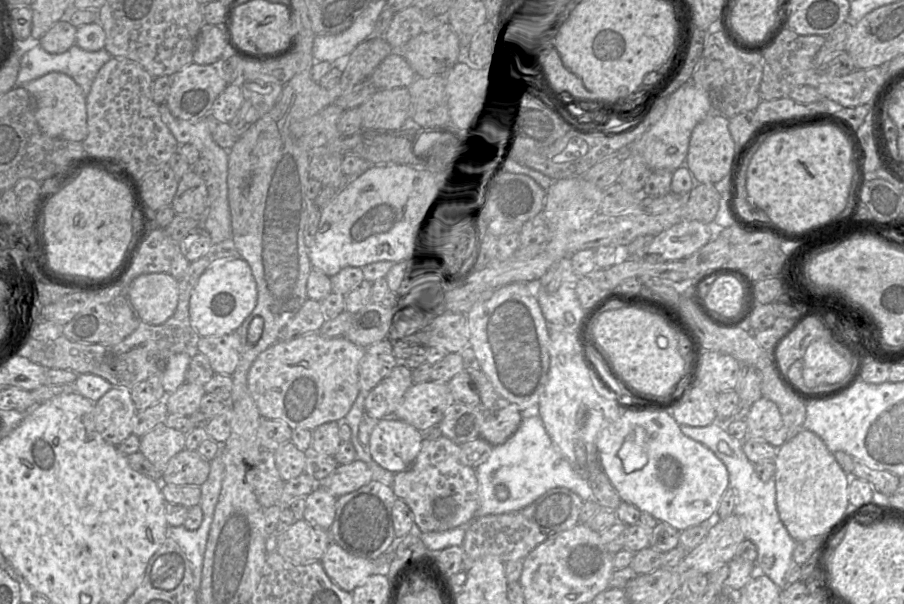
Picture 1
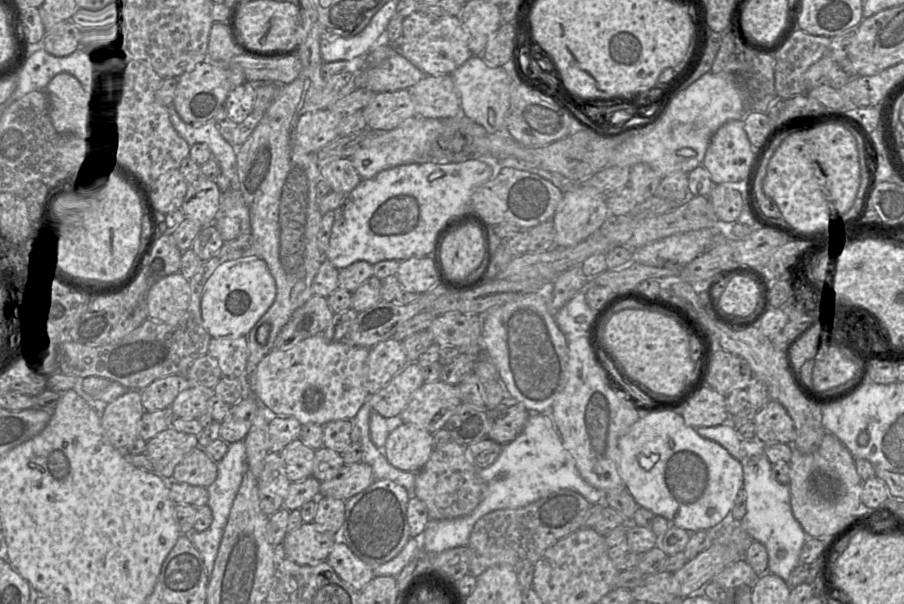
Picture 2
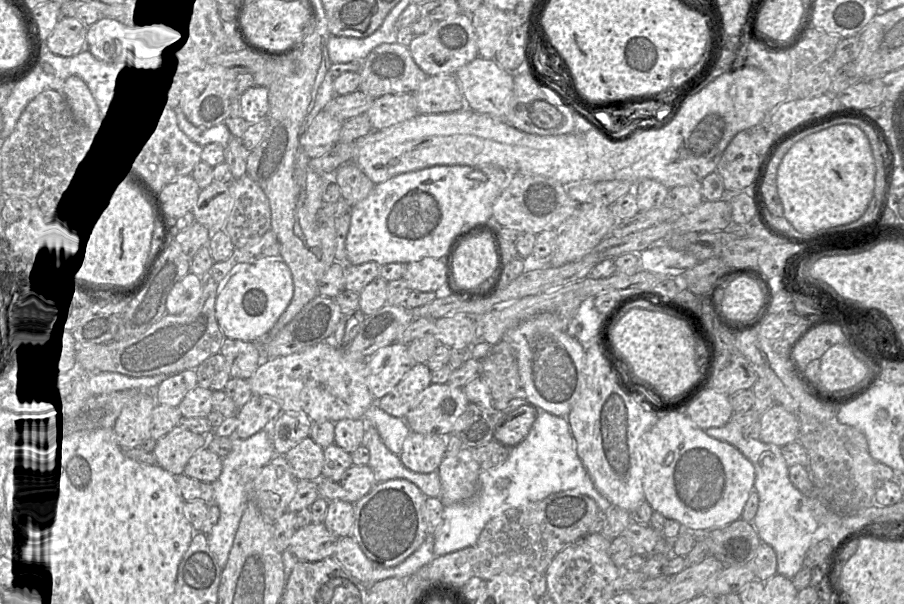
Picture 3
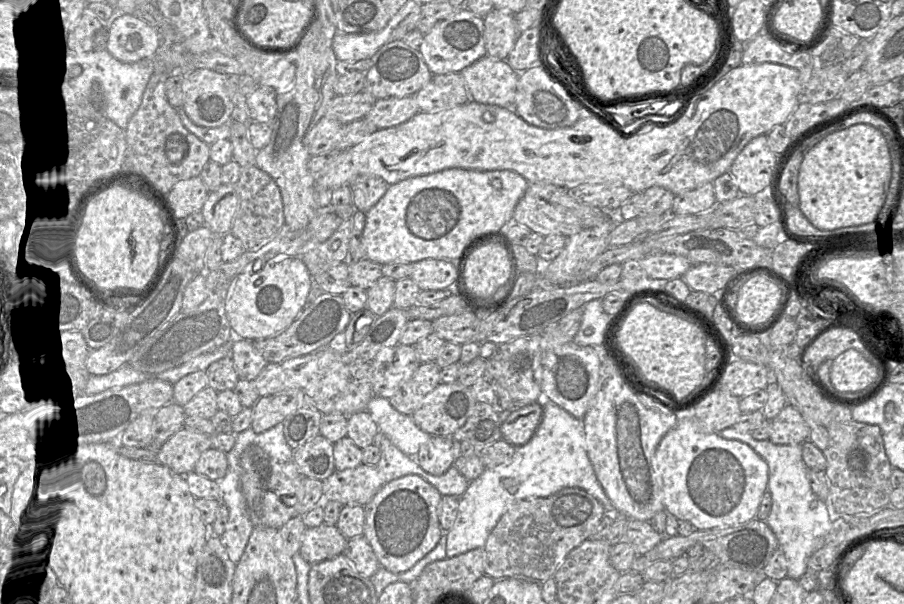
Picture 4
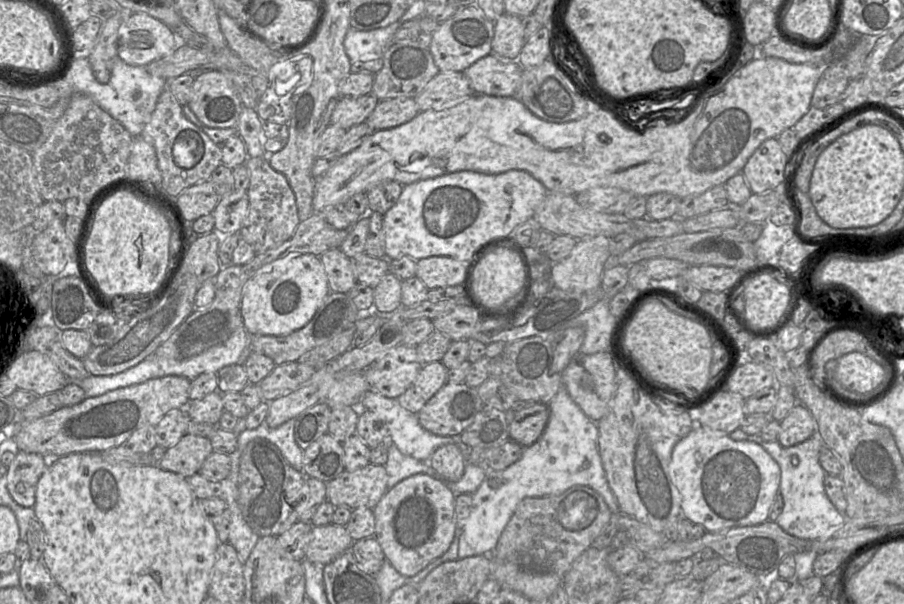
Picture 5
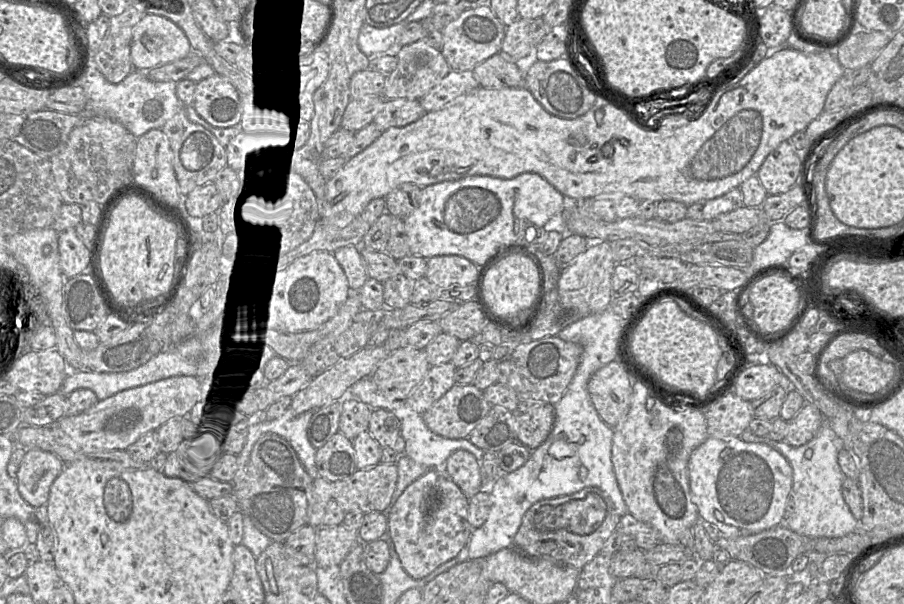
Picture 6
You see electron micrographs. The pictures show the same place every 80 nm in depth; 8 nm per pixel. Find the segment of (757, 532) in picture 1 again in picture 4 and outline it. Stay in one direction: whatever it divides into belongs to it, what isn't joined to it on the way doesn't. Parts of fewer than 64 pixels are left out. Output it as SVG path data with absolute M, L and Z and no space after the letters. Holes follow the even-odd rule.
M733 427L719 432L726 440L735 440L751 447L767 463L769 481L767 492L771 495L772 506L765 522L775 533L779 549L787 560L787 577L798 580L807 571L810 556L822 546L826 534L835 520L827 505L820 500L811 488L808 468L802 459L802 446L778 445L769 440L757 441L750 434L742 434Z

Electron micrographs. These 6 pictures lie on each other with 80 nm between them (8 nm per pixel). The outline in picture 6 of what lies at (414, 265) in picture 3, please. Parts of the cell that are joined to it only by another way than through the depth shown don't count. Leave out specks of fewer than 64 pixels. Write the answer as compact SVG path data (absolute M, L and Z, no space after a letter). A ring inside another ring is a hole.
M458 255L434 256L427 259L425 278L439 289L478 284L483 267Z

